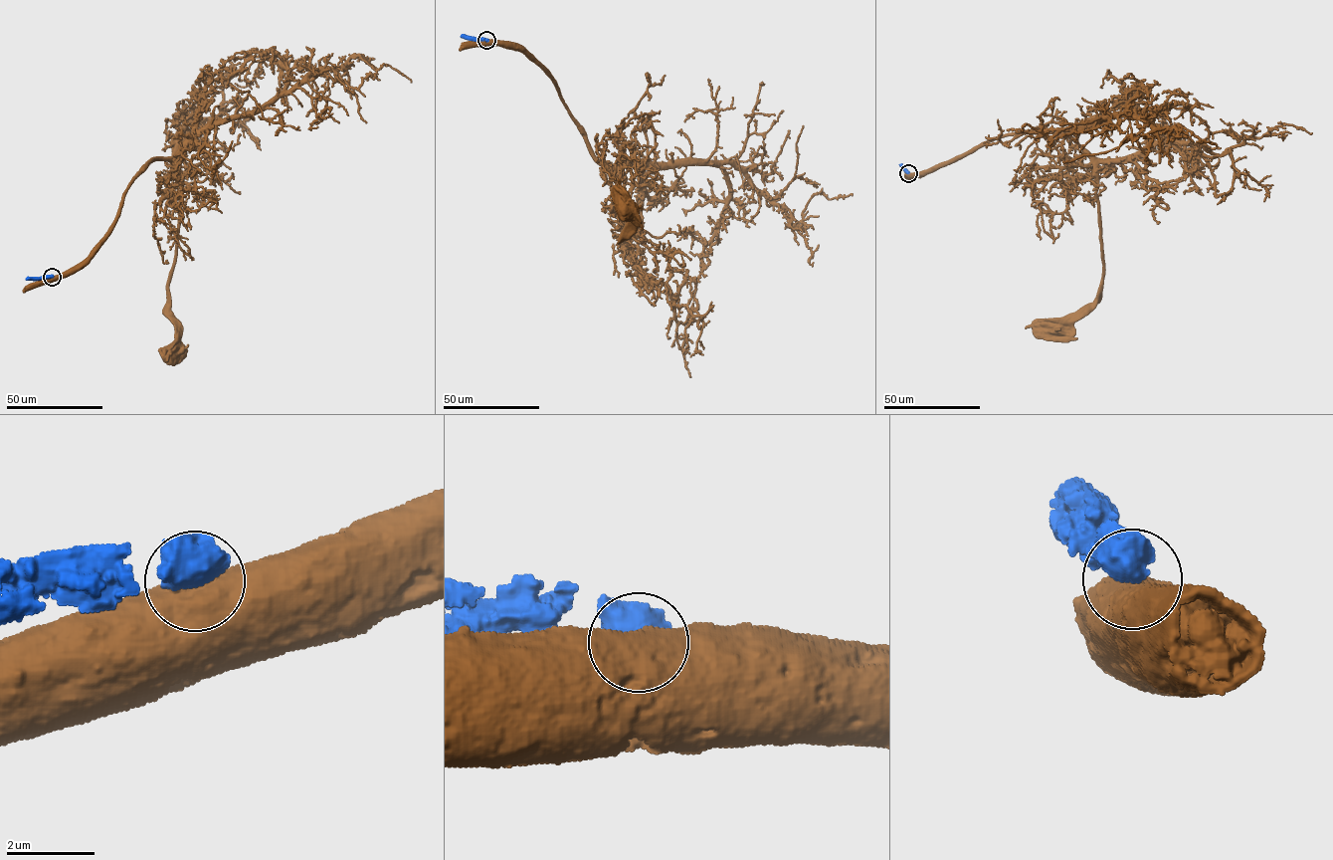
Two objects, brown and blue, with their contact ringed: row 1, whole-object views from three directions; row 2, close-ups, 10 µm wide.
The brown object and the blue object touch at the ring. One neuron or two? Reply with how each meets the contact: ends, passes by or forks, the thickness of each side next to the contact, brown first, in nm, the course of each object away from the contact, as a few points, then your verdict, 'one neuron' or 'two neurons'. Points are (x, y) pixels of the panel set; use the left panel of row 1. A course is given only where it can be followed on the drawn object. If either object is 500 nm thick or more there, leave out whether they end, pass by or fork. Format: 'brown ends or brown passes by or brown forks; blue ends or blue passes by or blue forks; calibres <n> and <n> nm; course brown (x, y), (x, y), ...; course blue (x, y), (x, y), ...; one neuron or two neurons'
calibres 950 and 550 nm; course brown (52, 277), (93, 252), (137, 173), (168, 160), (182, 194), (170, 353); course blue (52, 277), (26, 280); two neurons

